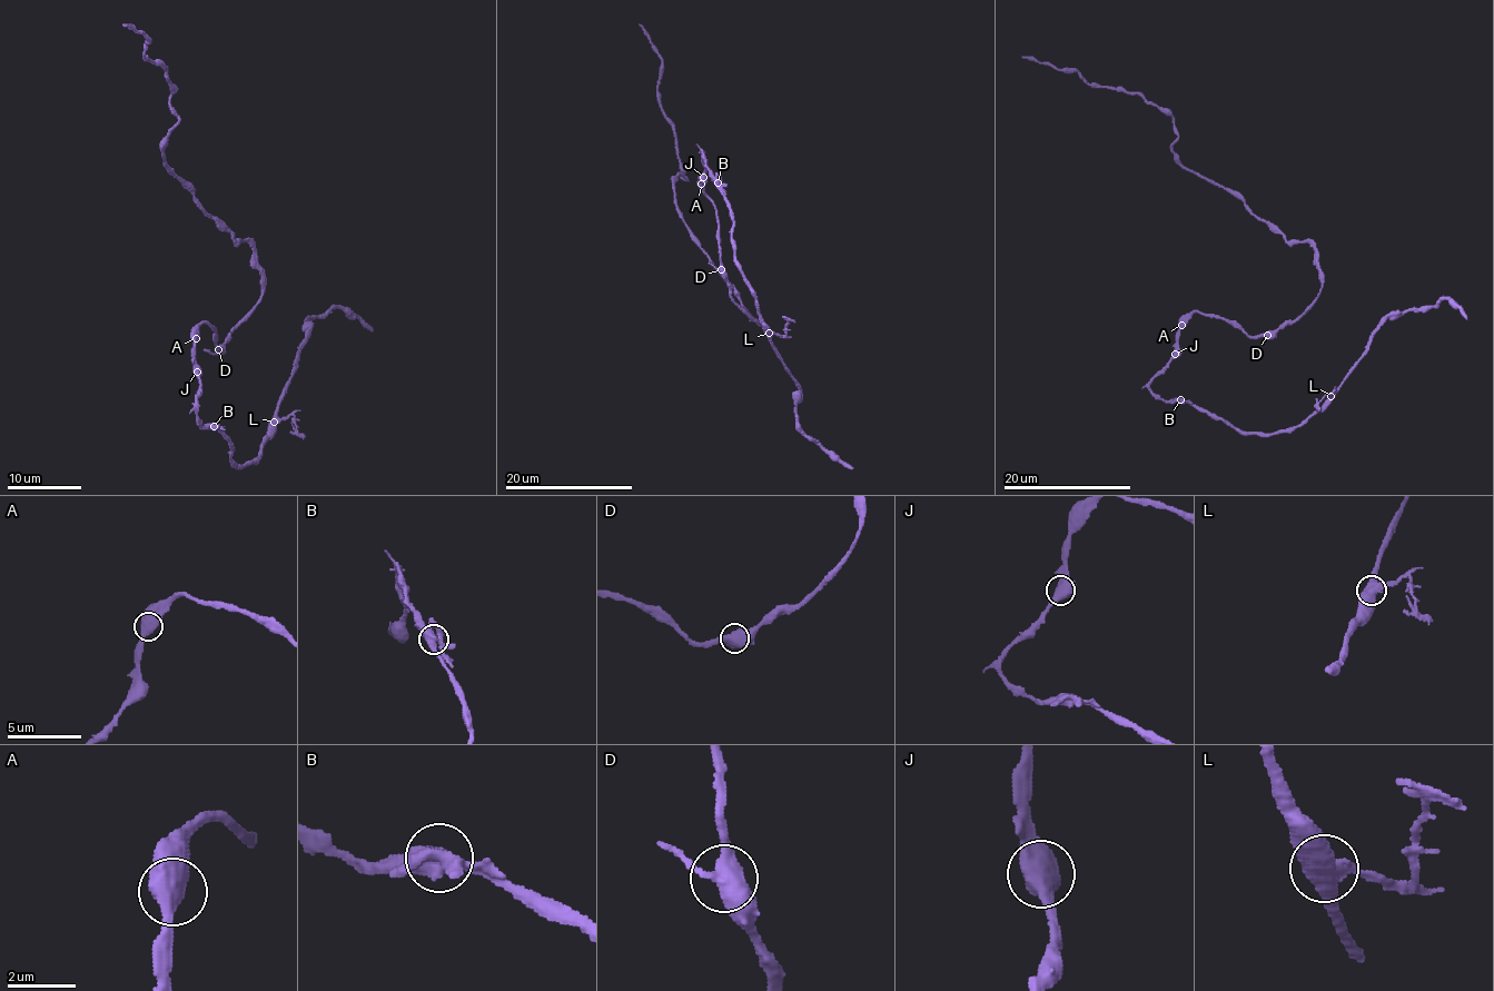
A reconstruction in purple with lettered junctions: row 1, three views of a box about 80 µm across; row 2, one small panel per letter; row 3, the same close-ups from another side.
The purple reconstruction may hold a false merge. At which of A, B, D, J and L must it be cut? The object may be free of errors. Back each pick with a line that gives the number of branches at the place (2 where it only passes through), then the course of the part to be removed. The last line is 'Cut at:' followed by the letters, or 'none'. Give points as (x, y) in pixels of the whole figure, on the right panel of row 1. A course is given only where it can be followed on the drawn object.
L: branches 3; course (1331, 396), (1333, 390), (1322, 399), (1319, 409)
Cut at: L

